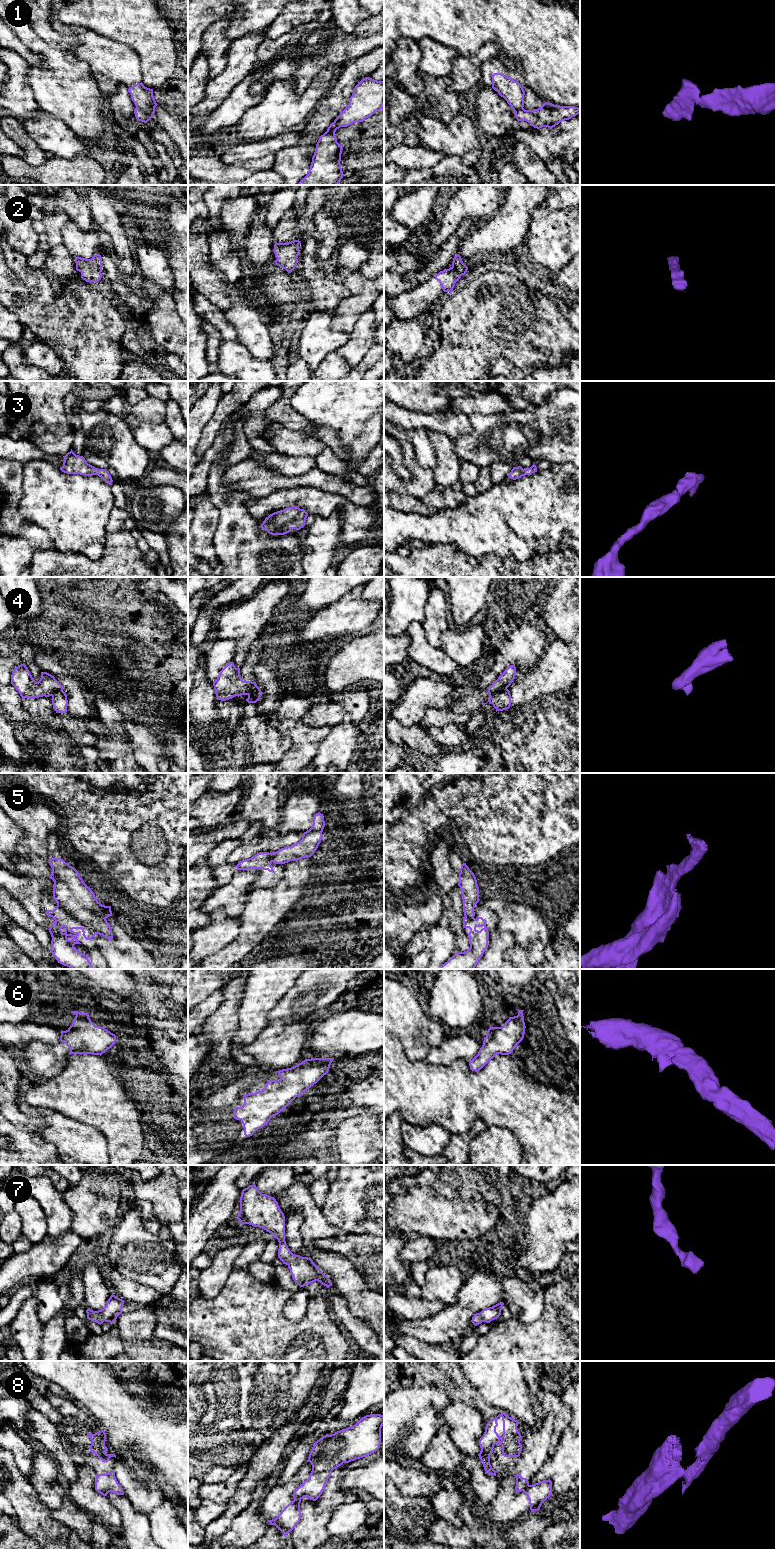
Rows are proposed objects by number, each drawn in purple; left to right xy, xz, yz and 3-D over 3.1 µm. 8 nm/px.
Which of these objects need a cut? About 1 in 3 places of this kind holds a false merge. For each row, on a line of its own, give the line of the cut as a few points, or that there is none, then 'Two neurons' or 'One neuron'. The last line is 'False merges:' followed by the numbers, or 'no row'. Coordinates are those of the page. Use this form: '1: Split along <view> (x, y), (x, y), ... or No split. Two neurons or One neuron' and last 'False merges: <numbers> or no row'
1: Split along xy (136, 106), (151, 117). Two neurons
2: No split. One neuron
3: No split. One neuron
4: Split along yz (506, 688), (494, 692), (489, 697). Two neurons
5: Split along xy (57, 903), (82, 922), (94, 935). Two neurons
6: No split. One neuron
7: No split. One neuron
8: Split along yz (528, 1484), (522, 1490). Two neurons
False merges: 1, 4, 5, 8

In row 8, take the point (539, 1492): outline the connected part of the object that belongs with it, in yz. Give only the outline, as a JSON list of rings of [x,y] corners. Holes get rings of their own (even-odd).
[[[548,1479],[527,1485],[523,1492],[529,1500],[531,1512],[538,1511],[542,1503],[552,1495],[552,1481]]]

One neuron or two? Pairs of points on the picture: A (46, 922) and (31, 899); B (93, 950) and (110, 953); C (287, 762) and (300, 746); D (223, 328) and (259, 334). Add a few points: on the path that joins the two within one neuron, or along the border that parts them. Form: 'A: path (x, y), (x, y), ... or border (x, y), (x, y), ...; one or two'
A: path (40, 916), (34, 910), (33, 905); one
B: border (94, 936), (95, 943), (105, 958); two
C: path (291, 758), (299, 750); one
D: border (222, 311), (227, 321), (234, 328), (238, 340); two

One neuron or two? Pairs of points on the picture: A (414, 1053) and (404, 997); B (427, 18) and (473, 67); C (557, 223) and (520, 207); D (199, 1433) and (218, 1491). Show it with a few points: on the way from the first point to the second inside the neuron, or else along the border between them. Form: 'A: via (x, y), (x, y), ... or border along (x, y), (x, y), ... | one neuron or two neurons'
A: via (411, 1039), (411, 1026), (404, 1018), (404, 1011) | one neuron
B: border along (474, 54), (459, 56) | two neurons
C: border along (534, 210), (527, 231) | two neurons
D: border along (235, 1470), (220, 1482), (200, 1483) | two neurons

